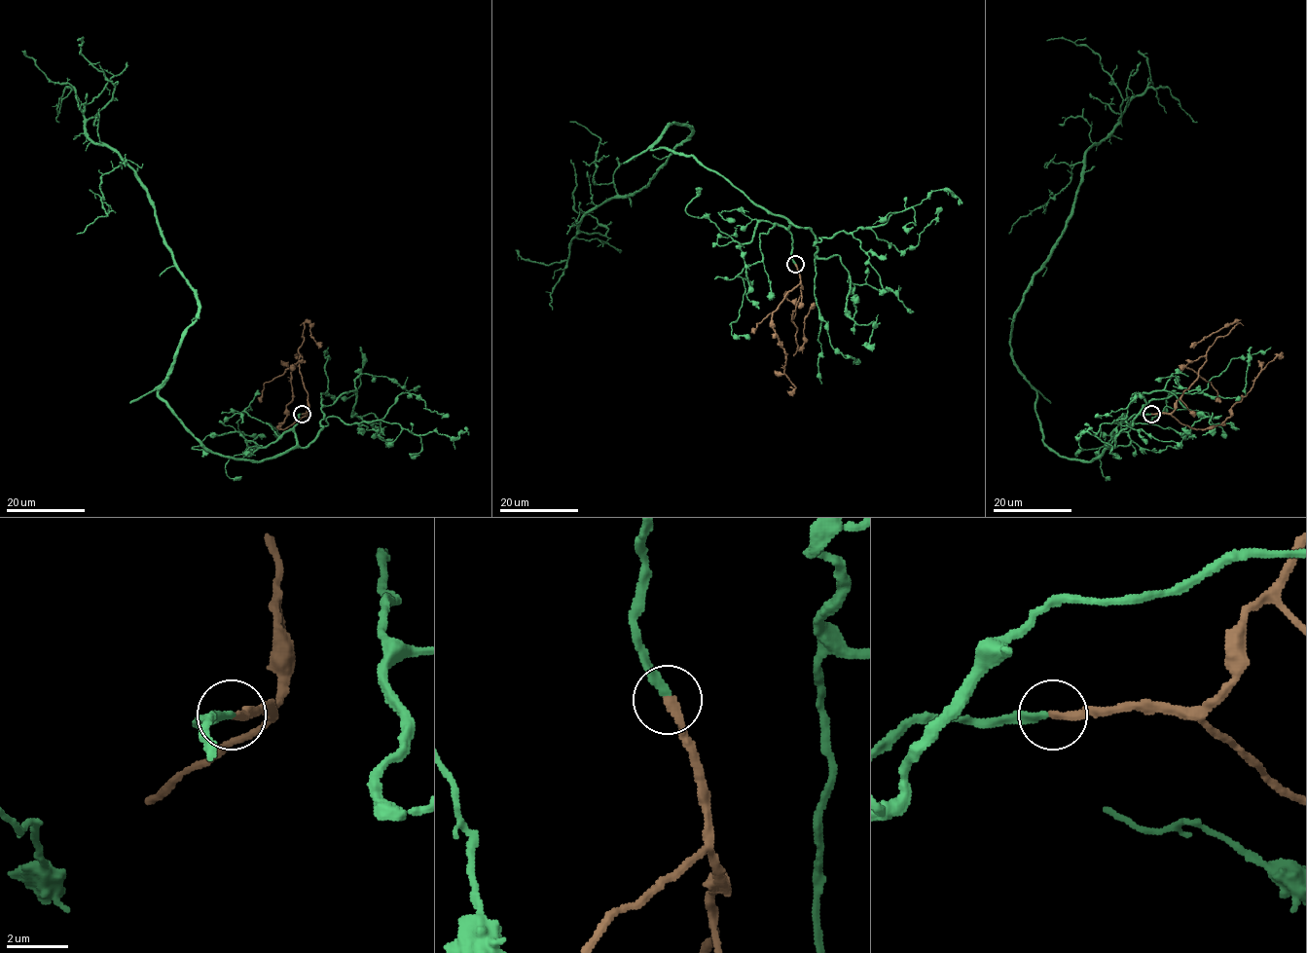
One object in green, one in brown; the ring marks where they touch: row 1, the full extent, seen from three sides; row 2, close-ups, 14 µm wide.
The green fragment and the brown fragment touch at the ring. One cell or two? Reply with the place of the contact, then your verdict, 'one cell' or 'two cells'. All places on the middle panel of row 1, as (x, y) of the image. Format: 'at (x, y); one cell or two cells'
at (795, 264); one cell

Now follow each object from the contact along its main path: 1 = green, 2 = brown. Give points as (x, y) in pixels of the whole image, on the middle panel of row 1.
1: (795, 264), (789, 221), (652, 149), (685, 124), (648, 183), (581, 218), (605, 235), (574, 209), (570, 159)
2: (795, 264), (801, 287), (801, 297), (792, 318), (797, 328), (798, 348), (803, 344), (805, 317), (815, 303)

